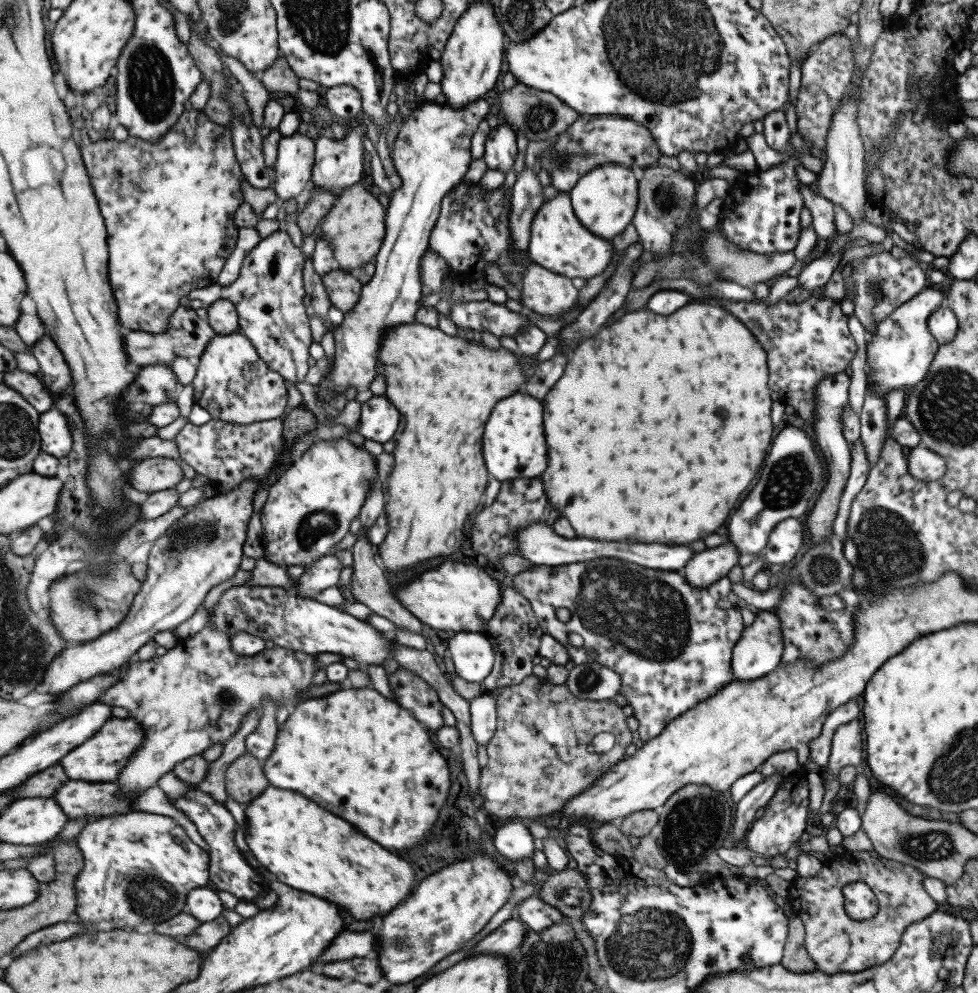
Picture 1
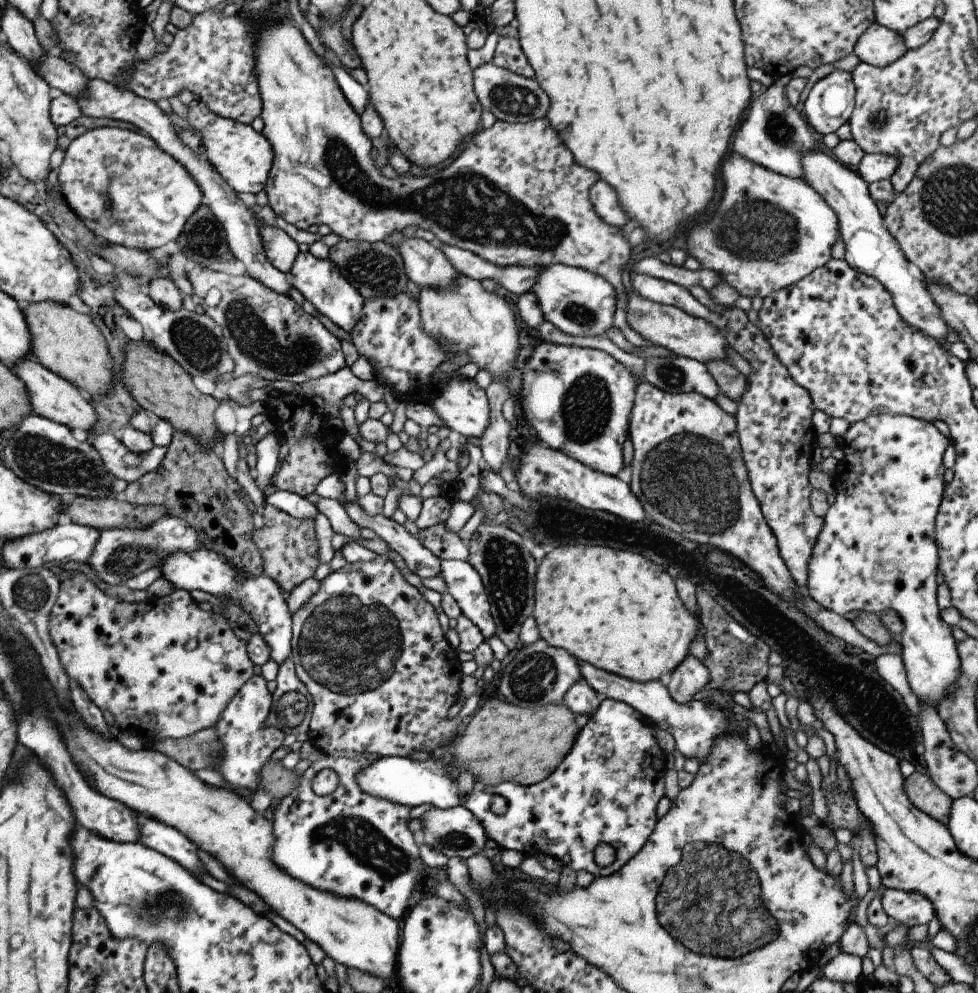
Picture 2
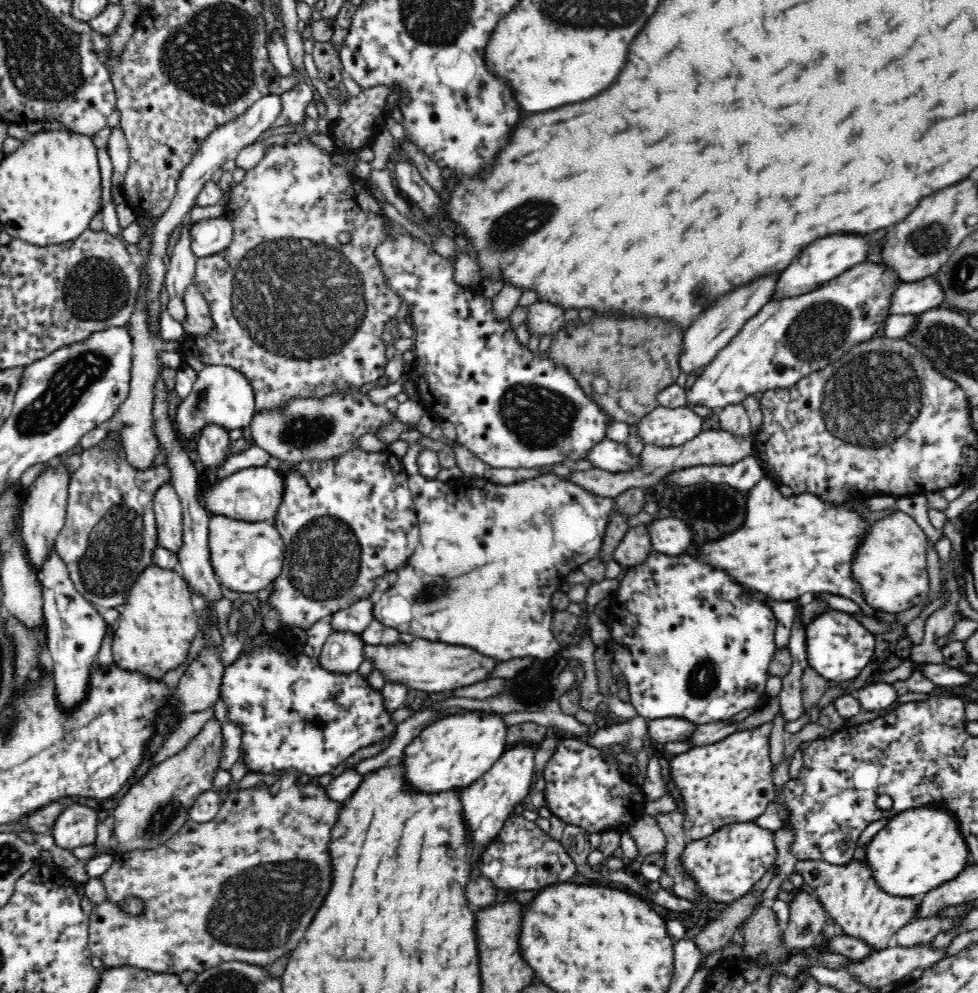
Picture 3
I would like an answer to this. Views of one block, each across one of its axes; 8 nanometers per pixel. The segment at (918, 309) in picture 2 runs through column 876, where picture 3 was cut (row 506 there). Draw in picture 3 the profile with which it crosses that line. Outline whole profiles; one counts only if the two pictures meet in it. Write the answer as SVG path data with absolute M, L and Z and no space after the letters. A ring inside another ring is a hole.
M257 466L239 470L228 478L219 478L216 474L214 480L203 485L200 500L208 516L222 515L232 519L246 522L274 521L274 516L280 508L284 493L284 476L278 469L266 466Z

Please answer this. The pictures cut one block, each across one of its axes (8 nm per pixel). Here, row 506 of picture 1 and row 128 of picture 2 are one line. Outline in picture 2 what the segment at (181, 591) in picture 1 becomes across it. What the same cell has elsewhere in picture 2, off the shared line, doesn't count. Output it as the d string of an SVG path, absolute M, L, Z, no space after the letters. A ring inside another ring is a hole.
M198 98L190 102L187 108L188 115L185 120L193 130L199 132L208 162L228 188L237 194L252 192L256 195L264 190L274 156L272 145L264 138L264 135L254 130L252 125L213 113L208 105Z

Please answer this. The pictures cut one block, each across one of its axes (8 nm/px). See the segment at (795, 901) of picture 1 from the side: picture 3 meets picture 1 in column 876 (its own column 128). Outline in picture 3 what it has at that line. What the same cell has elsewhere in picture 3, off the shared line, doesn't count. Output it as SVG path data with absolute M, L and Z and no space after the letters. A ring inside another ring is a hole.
M264 782L254 787L230 792L219 808L218 815L209 822L194 823L188 820L182 824L176 834L168 838L162 846L156 850L132 850L114 855L114 862L110 868L99 877L104 883L106 894L104 902L96 904L92 908L89 922L89 949L96 963L101 968L118 968L119 966L135 966L156 973L176 973L180 975L186 970L201 973L203 970L214 968L223 962L247 962L256 966L267 968L278 958L282 958L296 948L296 944L304 938L304 932L316 911L322 906L331 887L331 856L328 852L328 843L331 841L331 830L340 816L342 802L336 802L328 798L325 787L310 783L298 783L287 790L280 790L275 785L268 788ZM137 896L143 900L143 911L139 915L126 913L120 907L120 900Z

